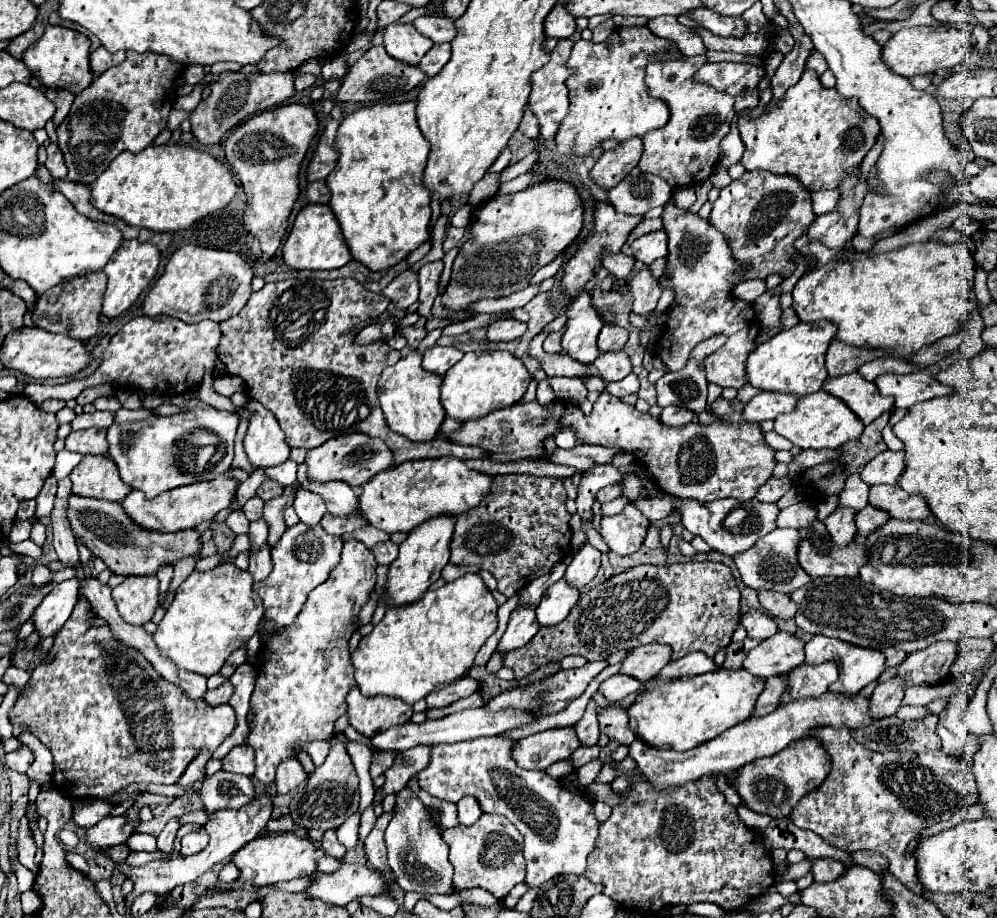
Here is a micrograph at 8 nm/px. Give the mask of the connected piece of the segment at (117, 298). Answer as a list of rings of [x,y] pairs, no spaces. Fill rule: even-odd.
[[[137,239],[123,241],[121,247],[115,251],[113,259],[103,269],[109,277],[105,299],[103,299],[103,315],[113,319],[123,311],[127,311],[139,299],[139,295],[149,287],[149,283],[157,275],[159,263],[161,263],[161,253],[153,243],[139,243]]]

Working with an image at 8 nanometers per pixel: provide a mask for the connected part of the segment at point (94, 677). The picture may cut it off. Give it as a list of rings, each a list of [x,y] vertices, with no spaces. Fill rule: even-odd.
[[[79,599],[79,603],[75,605],[73,609],[73,615],[69,617],[69,621],[65,623],[65,627],[57,633],[55,637],[55,645],[53,645],[53,663],[49,665],[39,665],[33,673],[31,673],[31,683],[27,687],[27,693],[17,699],[15,707],[11,709],[9,713],[9,721],[13,725],[13,737],[21,737],[21,733],[29,731],[33,733],[51,753],[53,753],[53,759],[55,759],[55,771],[53,771],[53,785],[65,793],[67,797],[71,799],[87,799],[87,797],[93,797],[93,799],[105,799],[109,801],[111,805],[115,805],[115,795],[119,791],[123,791],[125,787],[133,785],[133,783],[155,783],[155,785],[173,785],[177,783],[177,779],[181,777],[181,771],[187,769],[187,765],[199,755],[201,749],[209,749],[211,753],[233,733],[235,725],[237,725],[237,717],[235,717],[235,709],[231,705],[221,705],[221,707],[213,707],[209,705],[205,699],[189,699],[177,685],[173,683],[167,683],[155,669],[153,665],[147,663],[147,659],[131,649],[131,647],[125,647],[123,643],[117,643],[111,629],[107,627],[107,623],[99,617],[95,617],[91,613],[91,605],[89,601],[85,599]]]

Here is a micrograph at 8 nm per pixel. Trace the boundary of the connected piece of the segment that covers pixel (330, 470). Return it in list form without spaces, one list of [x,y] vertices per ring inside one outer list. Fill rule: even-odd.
[[[361,433],[339,435],[307,453],[307,477],[313,481],[345,481],[351,487],[367,483],[373,475],[393,467],[393,453],[381,439]]]

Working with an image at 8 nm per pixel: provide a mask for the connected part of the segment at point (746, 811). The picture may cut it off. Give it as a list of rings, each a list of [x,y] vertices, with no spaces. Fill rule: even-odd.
[[[737,807],[737,813],[739,813],[739,819],[741,819],[749,829],[755,829],[755,831],[765,831],[765,827],[771,823],[771,817],[769,817],[769,815],[753,813],[749,807]]]

